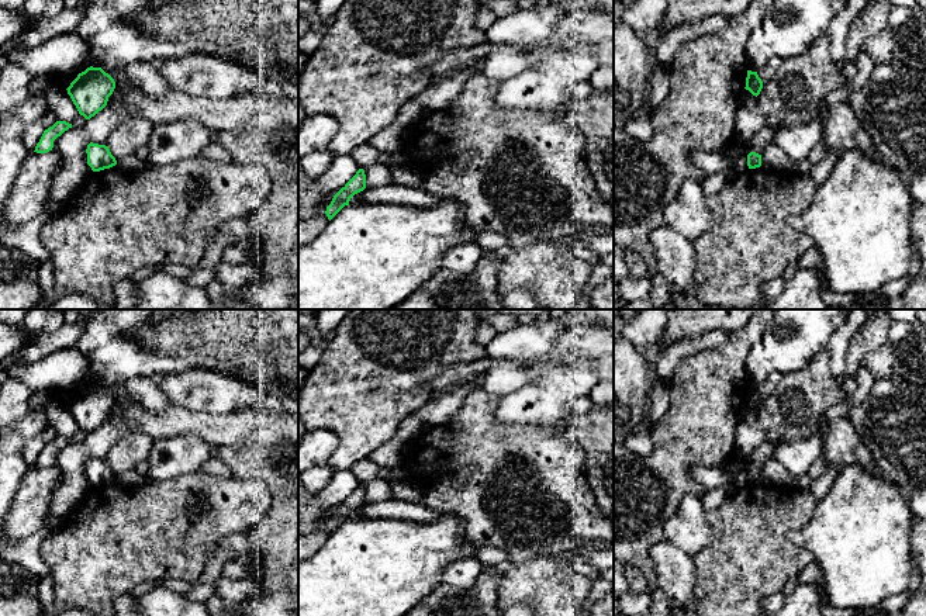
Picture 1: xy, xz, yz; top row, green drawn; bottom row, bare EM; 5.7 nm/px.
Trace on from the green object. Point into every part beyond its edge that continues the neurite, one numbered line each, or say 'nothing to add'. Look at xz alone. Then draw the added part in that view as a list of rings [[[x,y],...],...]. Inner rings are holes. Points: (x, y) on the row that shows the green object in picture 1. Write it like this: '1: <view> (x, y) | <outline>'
nothing to add

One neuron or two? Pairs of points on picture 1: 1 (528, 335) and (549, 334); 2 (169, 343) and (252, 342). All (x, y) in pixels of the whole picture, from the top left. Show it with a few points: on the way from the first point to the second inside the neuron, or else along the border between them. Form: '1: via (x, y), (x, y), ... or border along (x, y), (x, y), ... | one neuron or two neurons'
1: via (534, 335), (543, 335) | one neuron
2: via (190, 342), (231, 342) | one neuron

